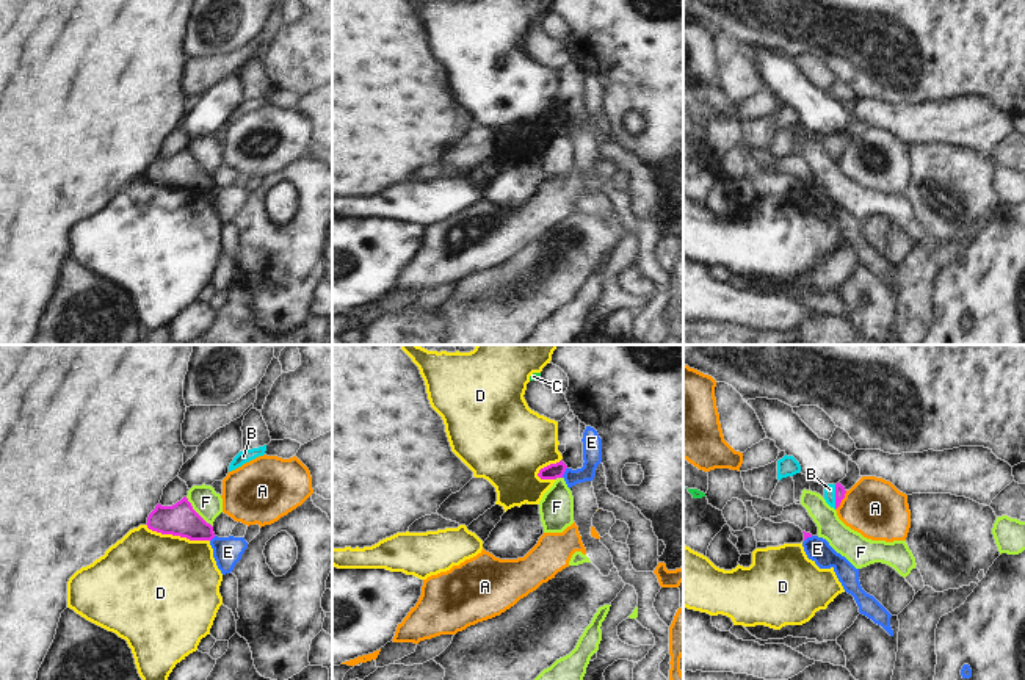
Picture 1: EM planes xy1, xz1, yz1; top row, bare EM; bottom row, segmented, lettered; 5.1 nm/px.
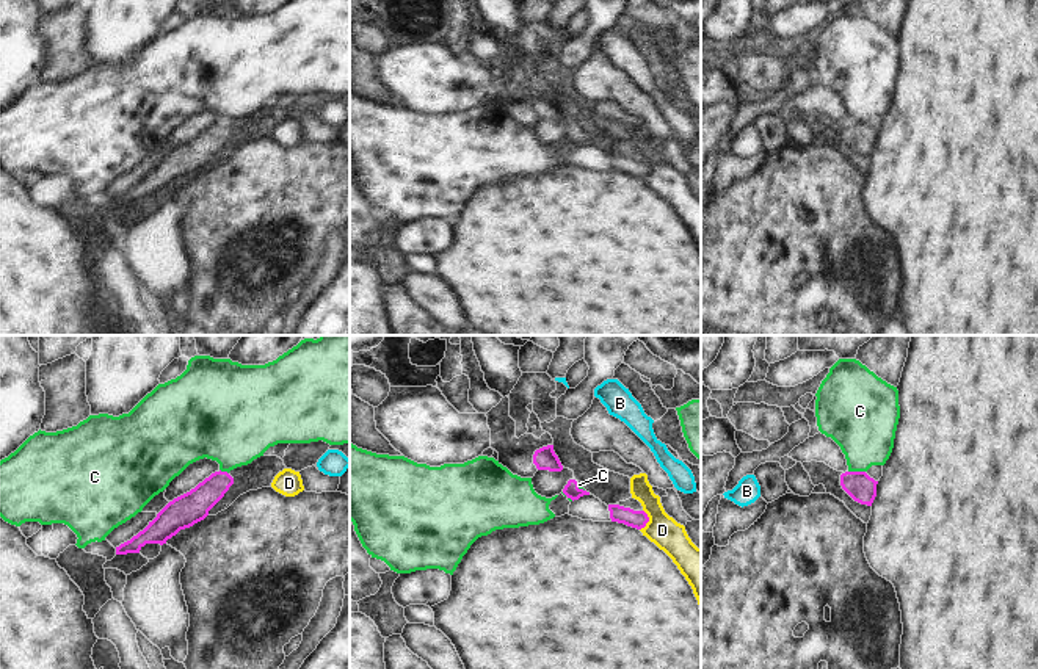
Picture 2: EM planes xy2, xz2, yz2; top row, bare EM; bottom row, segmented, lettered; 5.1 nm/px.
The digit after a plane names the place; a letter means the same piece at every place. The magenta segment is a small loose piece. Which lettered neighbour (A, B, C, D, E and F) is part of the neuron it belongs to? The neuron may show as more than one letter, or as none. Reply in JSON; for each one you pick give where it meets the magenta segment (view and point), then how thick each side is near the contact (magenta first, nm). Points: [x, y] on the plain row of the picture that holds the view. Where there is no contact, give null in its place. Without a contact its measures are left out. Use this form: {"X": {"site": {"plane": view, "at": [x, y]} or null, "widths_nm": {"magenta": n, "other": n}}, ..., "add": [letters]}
{"add": []}

